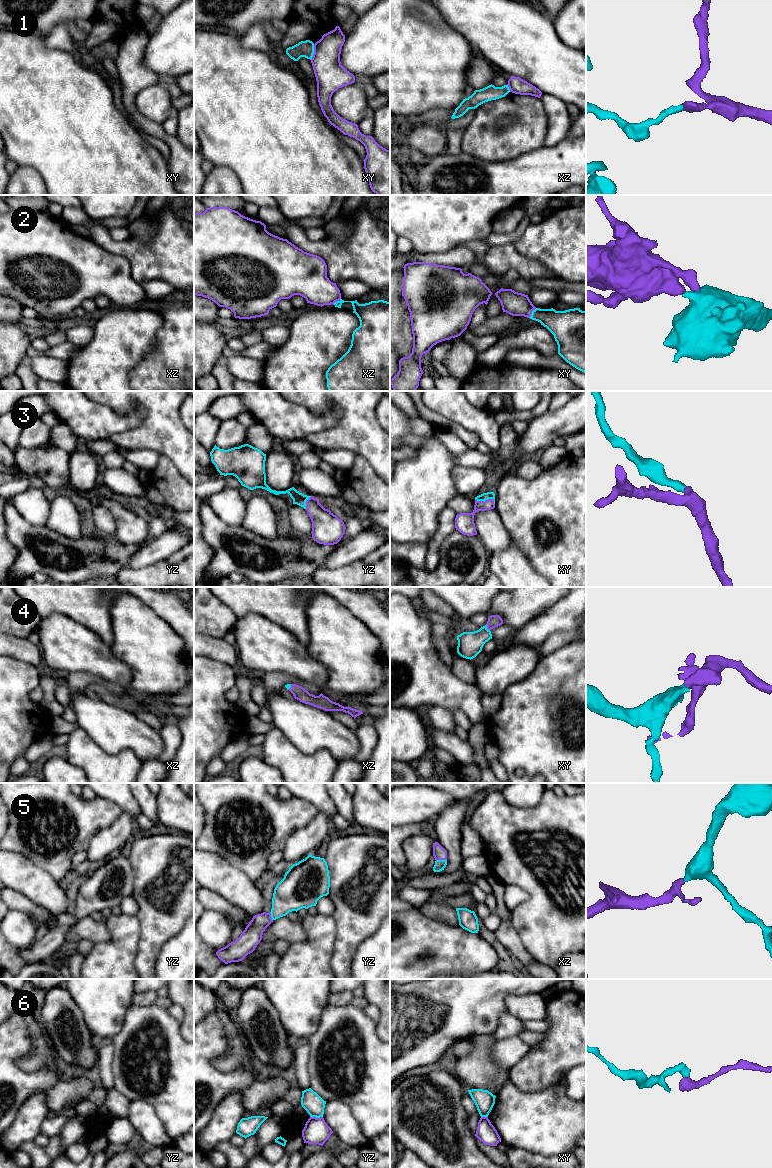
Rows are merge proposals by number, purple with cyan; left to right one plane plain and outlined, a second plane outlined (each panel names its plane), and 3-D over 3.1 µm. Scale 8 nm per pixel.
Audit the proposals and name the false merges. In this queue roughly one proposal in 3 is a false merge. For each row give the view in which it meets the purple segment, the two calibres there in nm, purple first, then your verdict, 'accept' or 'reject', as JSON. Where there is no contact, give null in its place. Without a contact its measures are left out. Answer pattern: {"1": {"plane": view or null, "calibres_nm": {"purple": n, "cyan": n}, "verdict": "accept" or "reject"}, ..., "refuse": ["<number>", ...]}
{"1": {"plane": "xy", "calibres_nm": {"purple": 240, "cyan": 130}, "verdict": "reject"}, "2": {"plane": "xy", "calibres_nm": {"purple": 190, "cyan": 200}, "verdict": "accept"}, "3": {"plane": "xy", "calibres_nm": {"purple": 160, "cyan": 60}, "verdict": "accept"}, "4": {"plane": "xy", "calibres_nm": {"purple": 100, "cyan": 200}, "verdict": "accept"}, "5": {"plane": "xz", "calibres_nm": {"purple": 110, "cyan": 80}, "verdict": "accept"}, "6": {"plane": "yz", "calibres_nm": {"purple": 200, "cyan": 160}, "verdict": "reject"}, "refuse": ["1", "6"]}

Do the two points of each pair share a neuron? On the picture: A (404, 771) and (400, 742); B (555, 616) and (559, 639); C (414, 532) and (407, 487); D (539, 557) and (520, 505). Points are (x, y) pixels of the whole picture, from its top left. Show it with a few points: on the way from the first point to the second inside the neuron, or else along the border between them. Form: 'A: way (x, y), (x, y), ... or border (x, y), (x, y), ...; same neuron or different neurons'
A: border (400, 761), (409, 763); different neurons
B: border (575, 629), (569, 632), (553, 632), (538, 646); different neurons
C: way (414, 521), (409, 514), (409, 498); same neuron
D: way (533, 544), (529, 529), (529, 518); same neuron

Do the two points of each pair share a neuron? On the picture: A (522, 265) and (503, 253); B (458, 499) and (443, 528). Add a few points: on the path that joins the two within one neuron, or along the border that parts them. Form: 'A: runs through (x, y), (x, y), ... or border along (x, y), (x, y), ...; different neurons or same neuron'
A: runs through (517, 261), (508, 258); same neuron
B: border along (447, 506), (456, 514); different neurons

